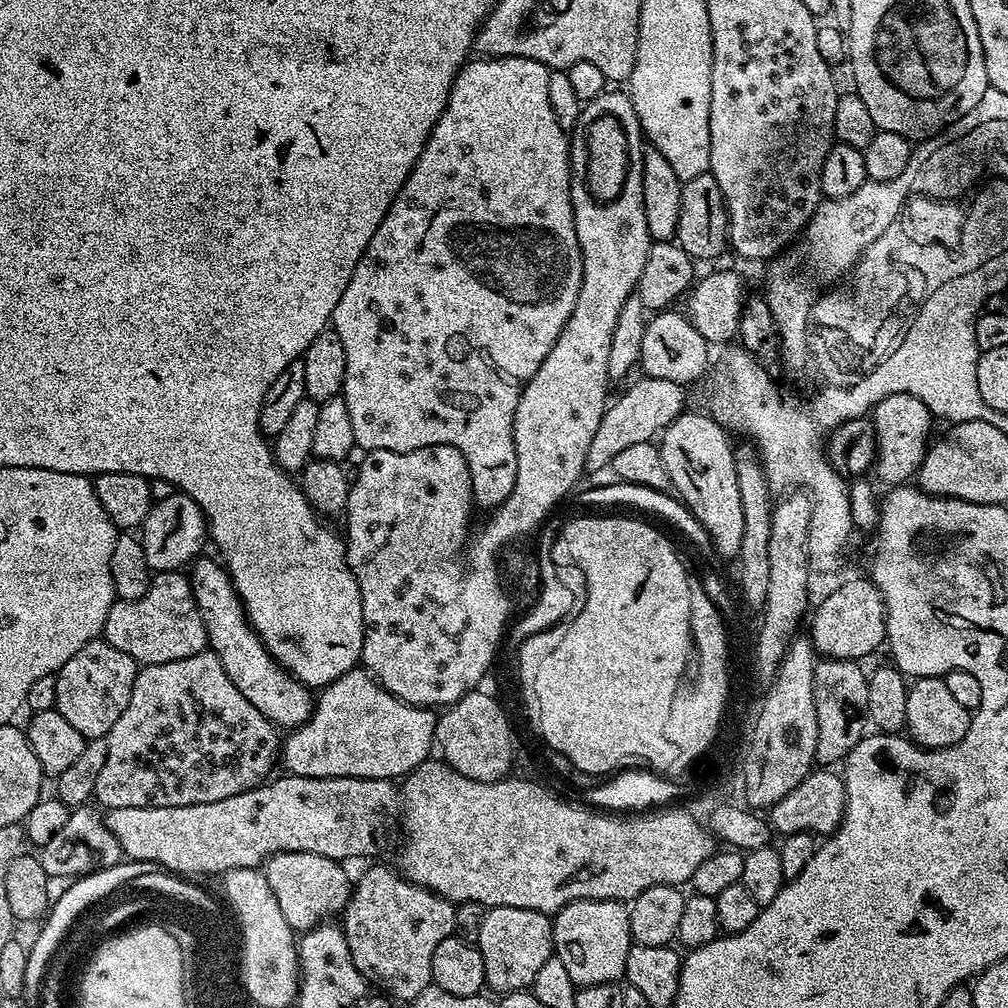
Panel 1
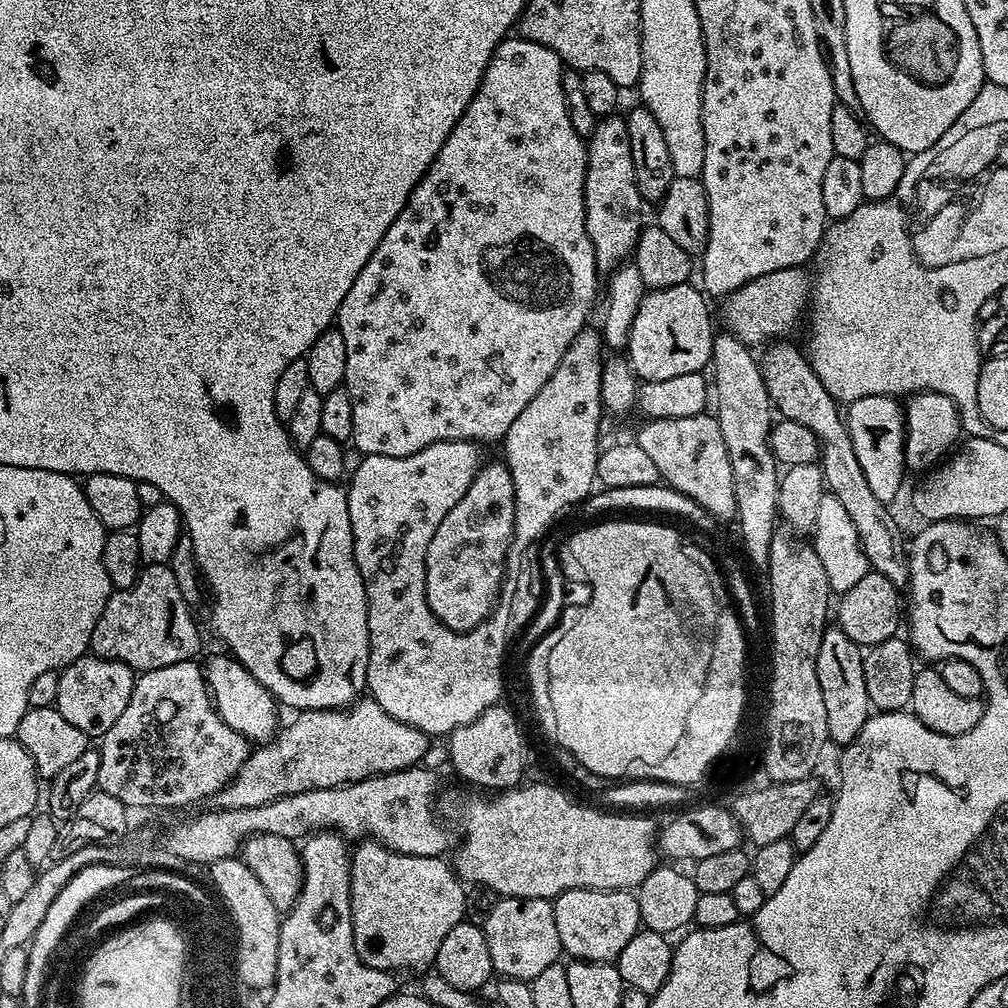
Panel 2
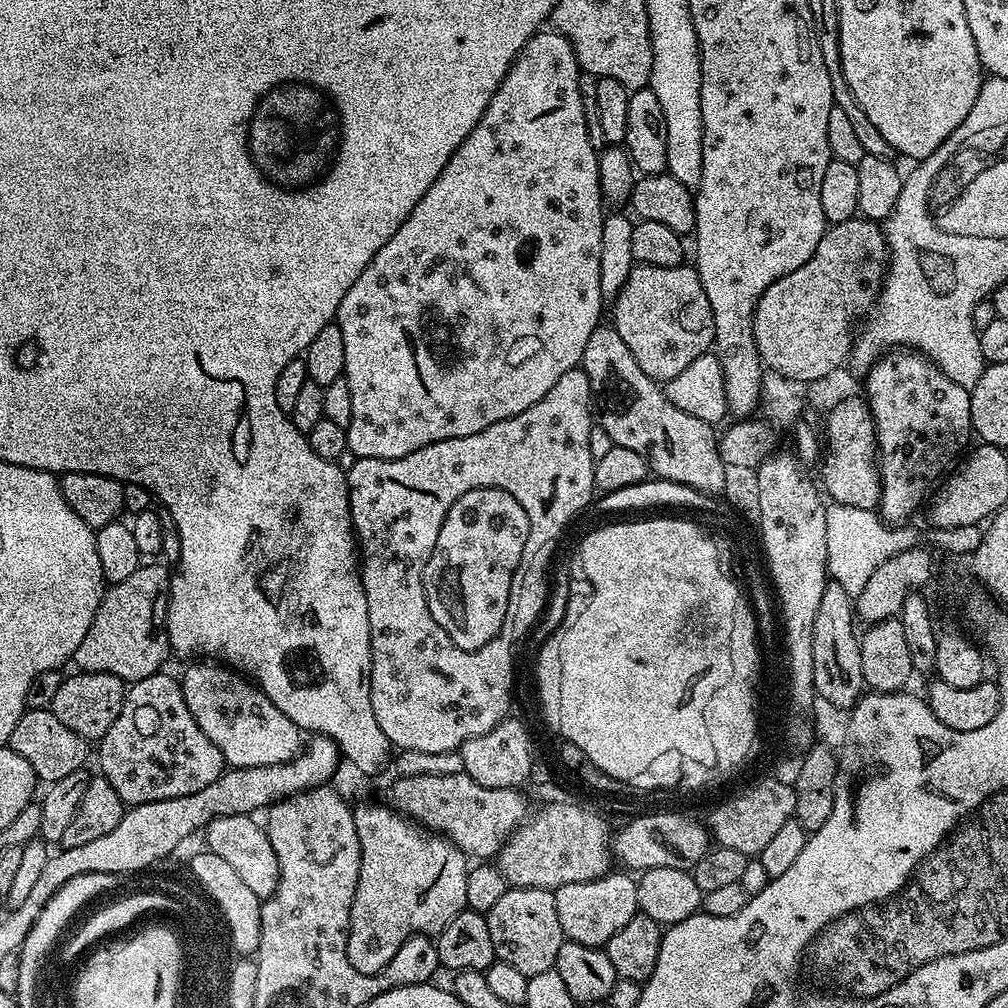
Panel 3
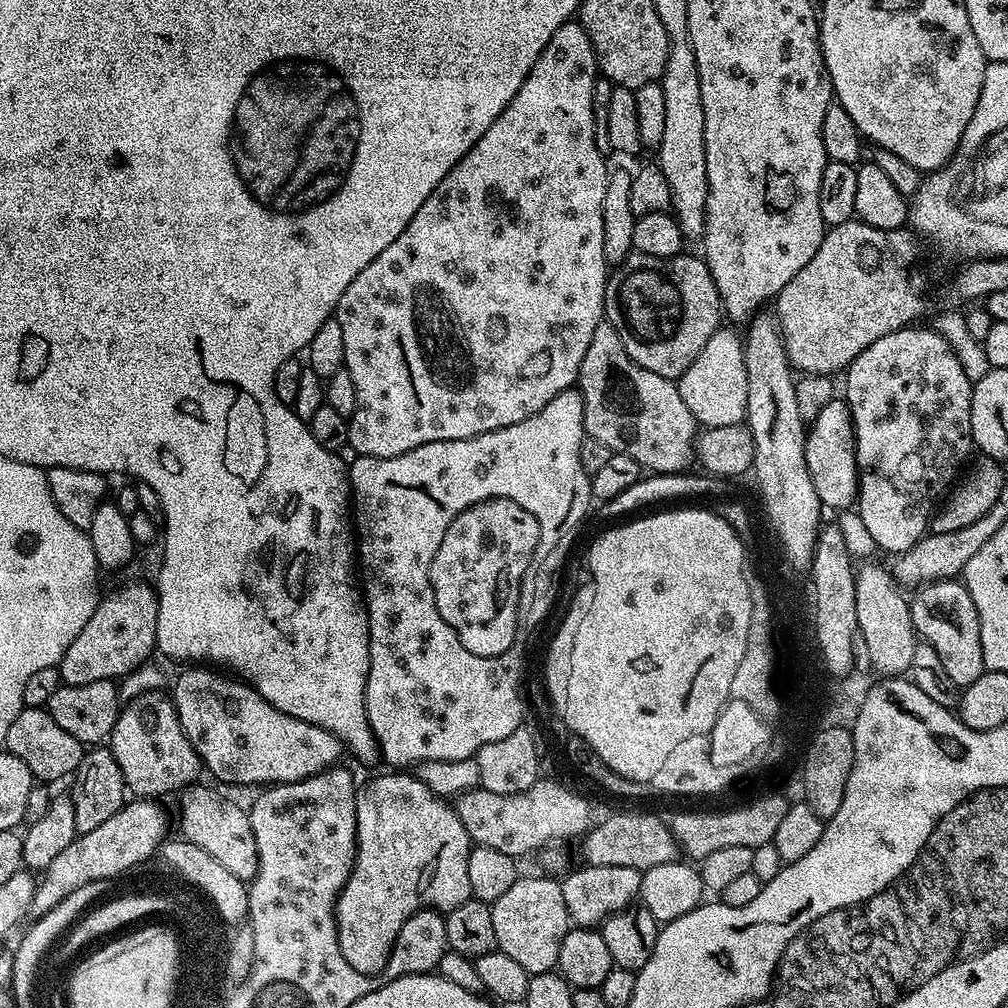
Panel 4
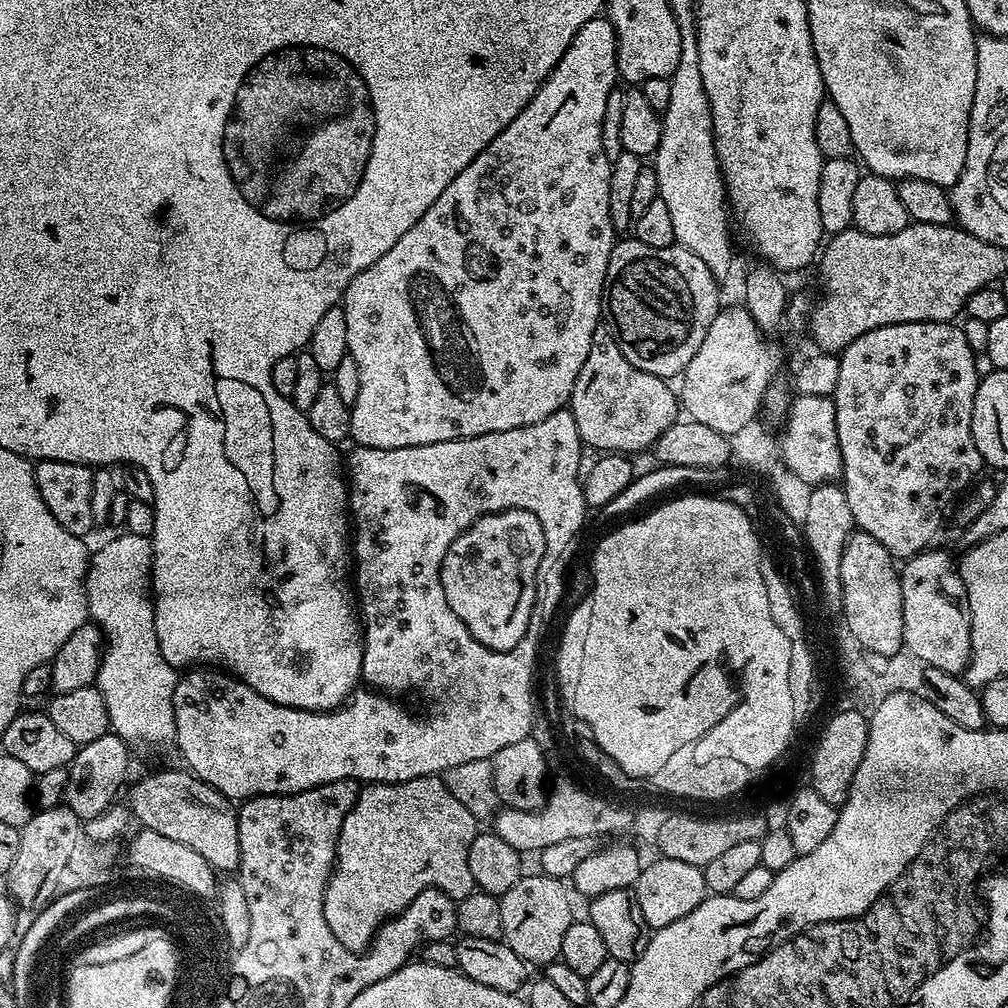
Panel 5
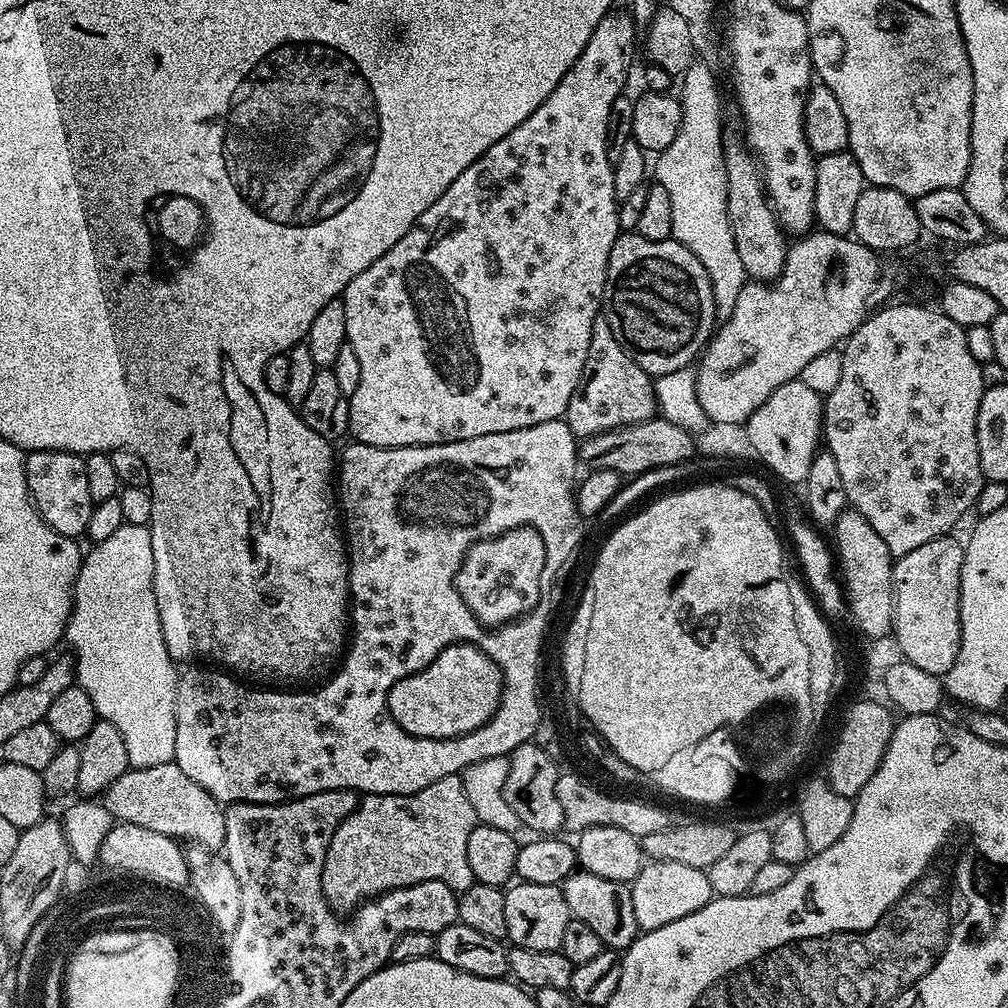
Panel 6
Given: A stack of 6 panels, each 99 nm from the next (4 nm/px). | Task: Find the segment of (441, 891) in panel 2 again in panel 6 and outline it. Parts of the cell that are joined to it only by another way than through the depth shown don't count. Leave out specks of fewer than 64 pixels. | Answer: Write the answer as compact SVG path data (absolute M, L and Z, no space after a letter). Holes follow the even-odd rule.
M459 775L438 778L438 782L430 782L426 790L405 796L365 795L355 810L336 827L330 838L326 862L322 866L322 894L333 912L351 914L361 904L375 900L383 892L409 888L418 882L437 880L446 882L446 886L450 886L457 894L465 892L474 882L470 862L466 858L466 841L470 838L470 830L474 830L477 823L474 806L470 804L463 779Z

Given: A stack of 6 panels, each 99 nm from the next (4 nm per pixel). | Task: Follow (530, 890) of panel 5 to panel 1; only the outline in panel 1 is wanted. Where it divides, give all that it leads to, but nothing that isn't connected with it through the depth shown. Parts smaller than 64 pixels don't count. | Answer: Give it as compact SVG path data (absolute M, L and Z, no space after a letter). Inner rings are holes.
M498 906L483 913L474 943L482 954L485 985L493 993L523 992L531 989L538 970L554 955L552 947L553 917L546 912L518 906Z

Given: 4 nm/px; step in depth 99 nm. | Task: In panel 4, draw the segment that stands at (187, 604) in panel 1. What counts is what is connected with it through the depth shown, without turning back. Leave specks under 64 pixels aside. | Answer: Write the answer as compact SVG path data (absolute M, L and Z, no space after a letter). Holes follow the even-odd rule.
M134 582L101 599L86 626L70 642L70 650L60 659L60 679L66 684L85 684L99 680L116 680L140 667L156 648L157 598L148 583Z

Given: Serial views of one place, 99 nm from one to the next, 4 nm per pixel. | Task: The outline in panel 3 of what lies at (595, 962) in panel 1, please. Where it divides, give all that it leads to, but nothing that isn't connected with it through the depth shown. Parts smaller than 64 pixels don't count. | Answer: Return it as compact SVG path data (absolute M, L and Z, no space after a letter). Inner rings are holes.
M609 871L608 875L590 882L570 882L566 886L555 889L558 902L558 922L562 922L562 930L567 939L578 942L582 946L604 948L638 914L638 890L636 880L627 871Z

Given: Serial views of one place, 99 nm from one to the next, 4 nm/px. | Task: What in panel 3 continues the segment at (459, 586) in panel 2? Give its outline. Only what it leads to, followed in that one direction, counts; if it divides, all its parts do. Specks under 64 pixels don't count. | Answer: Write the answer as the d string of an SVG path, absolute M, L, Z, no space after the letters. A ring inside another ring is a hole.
M501 488L470 490L448 511L442 530L438 530L438 542L434 542L434 550L424 567L424 593L429 616L438 622L441 632L450 634L454 646L473 652L489 644L505 628L510 582L514 570L518 570L518 562L524 557L529 534L530 518L526 518L526 510L518 506L514 494Z

